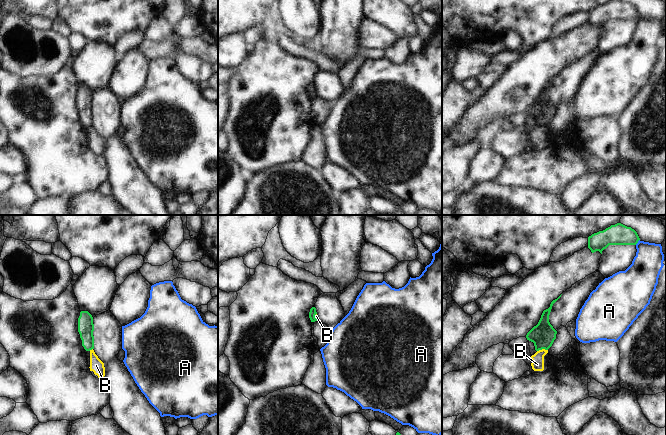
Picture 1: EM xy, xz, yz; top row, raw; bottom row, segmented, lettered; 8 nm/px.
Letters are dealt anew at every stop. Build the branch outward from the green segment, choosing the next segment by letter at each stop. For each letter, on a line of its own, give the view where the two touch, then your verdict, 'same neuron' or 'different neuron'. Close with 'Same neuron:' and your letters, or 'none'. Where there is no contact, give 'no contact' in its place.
A: contact in yz; different neuron
B: contact in yz; different neuron
Same neuron: none

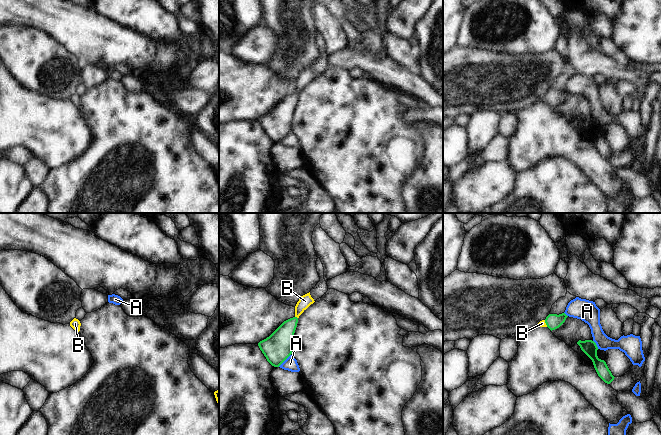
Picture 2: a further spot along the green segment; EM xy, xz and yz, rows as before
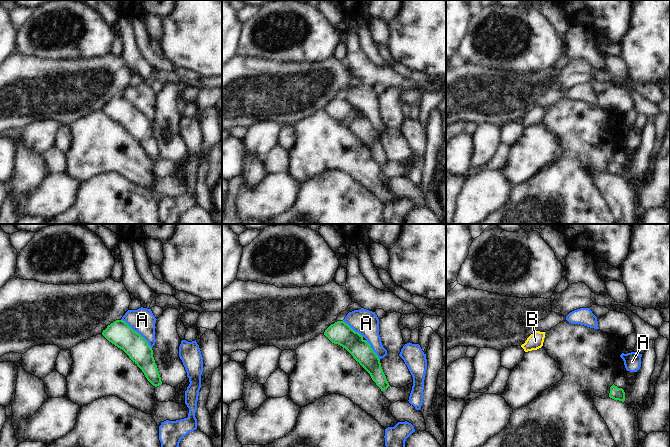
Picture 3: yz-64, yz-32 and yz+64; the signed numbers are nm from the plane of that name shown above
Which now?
A: contact in xz; different neuron
B: contact in xz; same neuron
Same neuron: B

